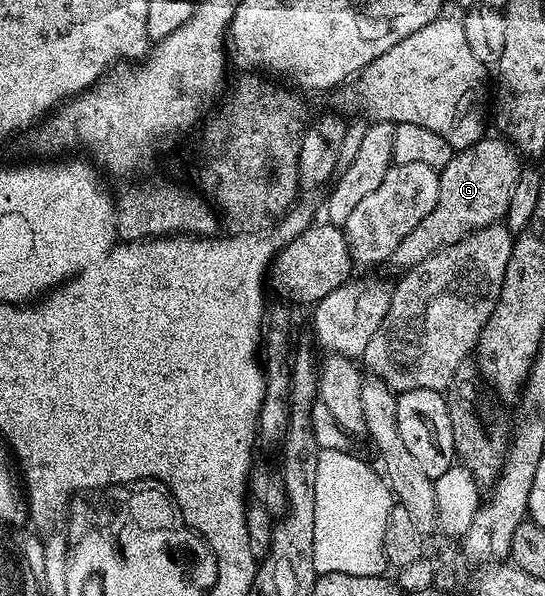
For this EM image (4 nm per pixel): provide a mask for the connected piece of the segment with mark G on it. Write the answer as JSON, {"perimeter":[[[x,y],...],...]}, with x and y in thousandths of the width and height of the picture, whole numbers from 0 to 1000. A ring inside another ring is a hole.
{"perimeter":[[[892,227],[864,247],[837,252],[806,287],[806,334],[798,347],[791,347],[791,361],[732,408],[717,433],[719,443],[728,443],[736,455],[749,455],[807,418],[864,396],[872,386],[914,376],[934,352],[938,320],[945,320],[949,268],[941,245],[912,227]]]}

